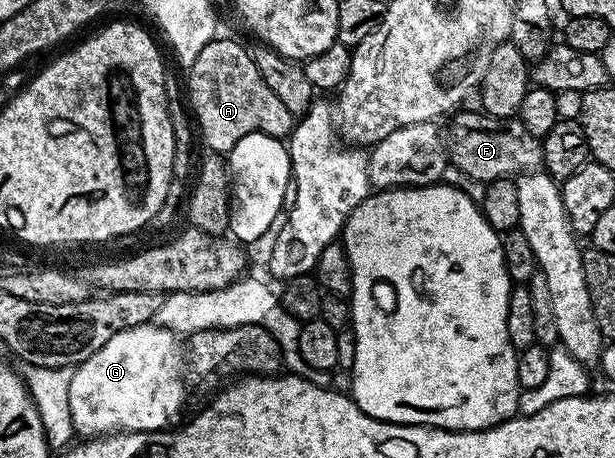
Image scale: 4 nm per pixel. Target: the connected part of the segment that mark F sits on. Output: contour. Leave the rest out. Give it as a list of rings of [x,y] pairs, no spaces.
[[[480,109],[464,110],[457,110],[451,116],[453,119],[448,131],[446,127],[446,154],[451,166],[460,170],[463,176],[479,185],[487,185],[495,179],[541,170],[544,162],[541,140],[532,136],[519,118],[498,120],[492,115],[485,115]]]

